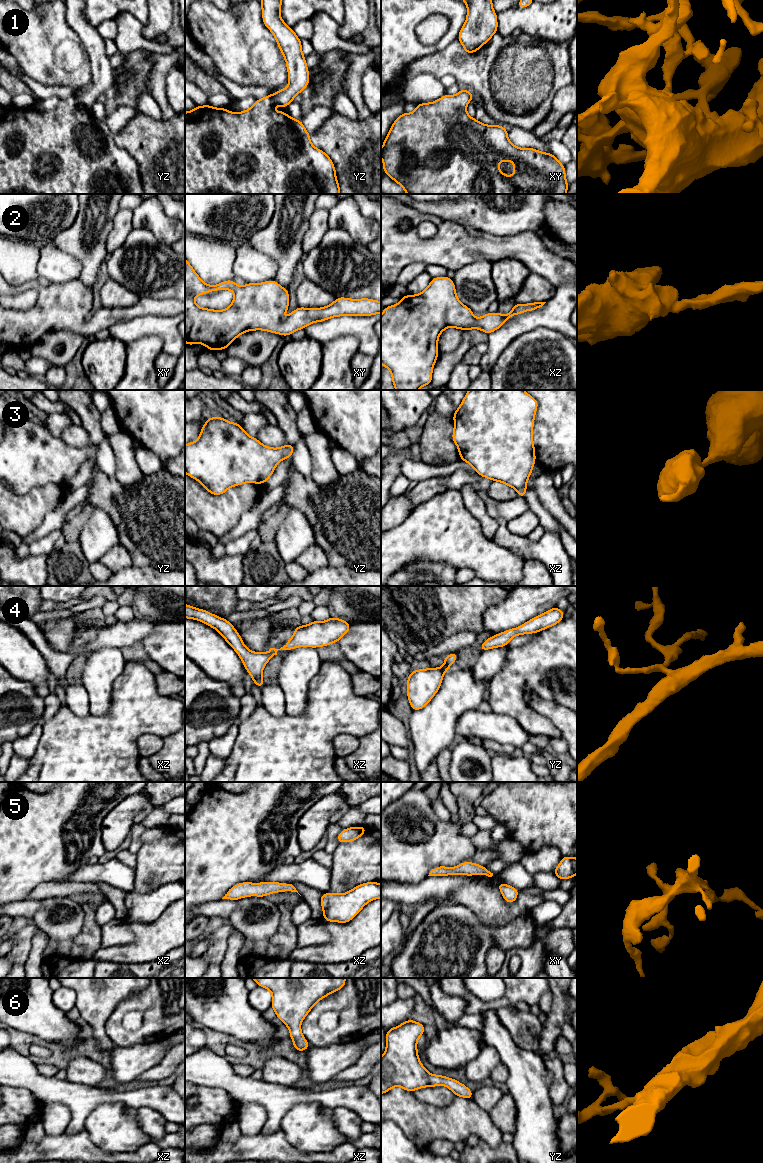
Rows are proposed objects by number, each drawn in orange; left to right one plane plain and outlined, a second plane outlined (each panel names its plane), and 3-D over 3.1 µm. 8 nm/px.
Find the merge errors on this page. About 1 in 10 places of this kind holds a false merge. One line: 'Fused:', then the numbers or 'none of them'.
Fused: none of them

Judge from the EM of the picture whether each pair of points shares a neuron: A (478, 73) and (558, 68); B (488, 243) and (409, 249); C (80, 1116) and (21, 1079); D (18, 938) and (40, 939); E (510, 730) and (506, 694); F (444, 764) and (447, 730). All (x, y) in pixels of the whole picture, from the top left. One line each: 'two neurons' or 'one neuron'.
A: one neuron
B: one neuron
C: one neuron
D: two neurons
E: two neurons
F: two neurons

